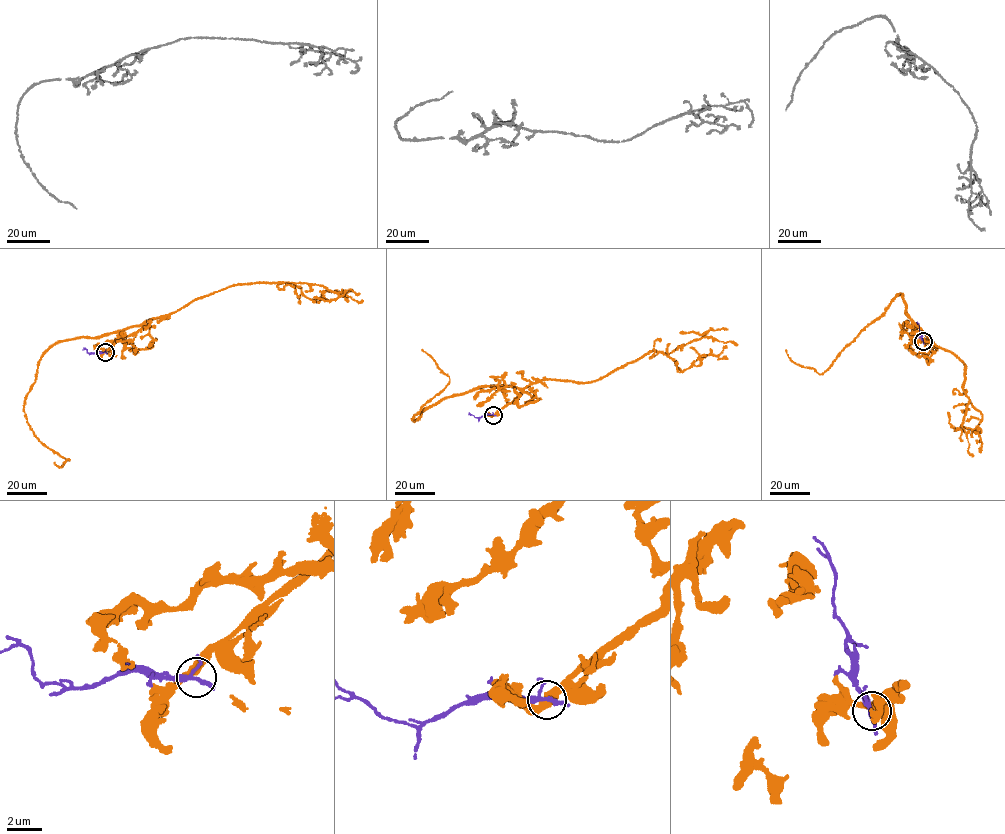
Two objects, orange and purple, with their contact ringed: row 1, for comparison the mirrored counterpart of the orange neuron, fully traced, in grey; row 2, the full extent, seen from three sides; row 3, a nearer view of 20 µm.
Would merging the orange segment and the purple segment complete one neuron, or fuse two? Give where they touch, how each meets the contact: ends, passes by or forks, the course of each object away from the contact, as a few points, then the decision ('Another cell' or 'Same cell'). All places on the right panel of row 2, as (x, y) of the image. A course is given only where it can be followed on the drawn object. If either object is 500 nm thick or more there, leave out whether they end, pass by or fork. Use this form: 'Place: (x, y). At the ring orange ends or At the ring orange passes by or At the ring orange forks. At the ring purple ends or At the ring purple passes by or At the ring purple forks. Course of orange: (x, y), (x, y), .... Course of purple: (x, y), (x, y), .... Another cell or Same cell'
Place: (923, 341). At the ring orange passes by. At the ring purple forks. Course of orange: (923, 342), (929, 341), (906, 311), (900, 293), (884, 315), (865, 326), (821, 374), (795, 363), (785, 350). Course of purple: (923, 341), (916, 322). Another cell

